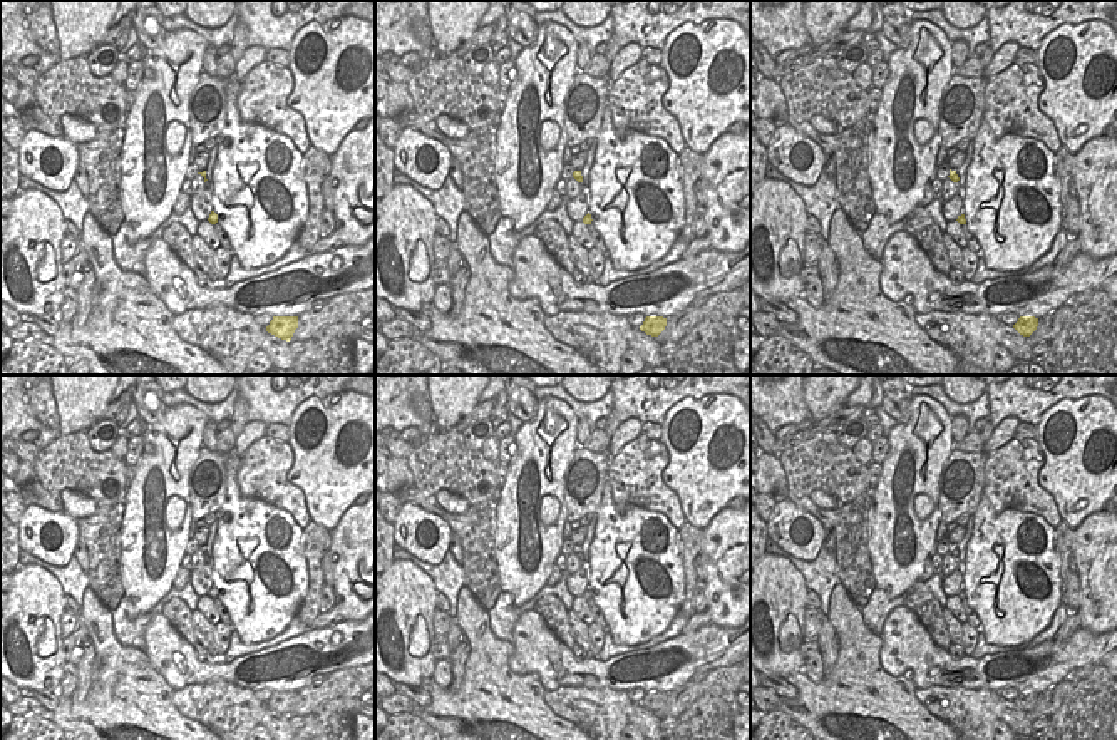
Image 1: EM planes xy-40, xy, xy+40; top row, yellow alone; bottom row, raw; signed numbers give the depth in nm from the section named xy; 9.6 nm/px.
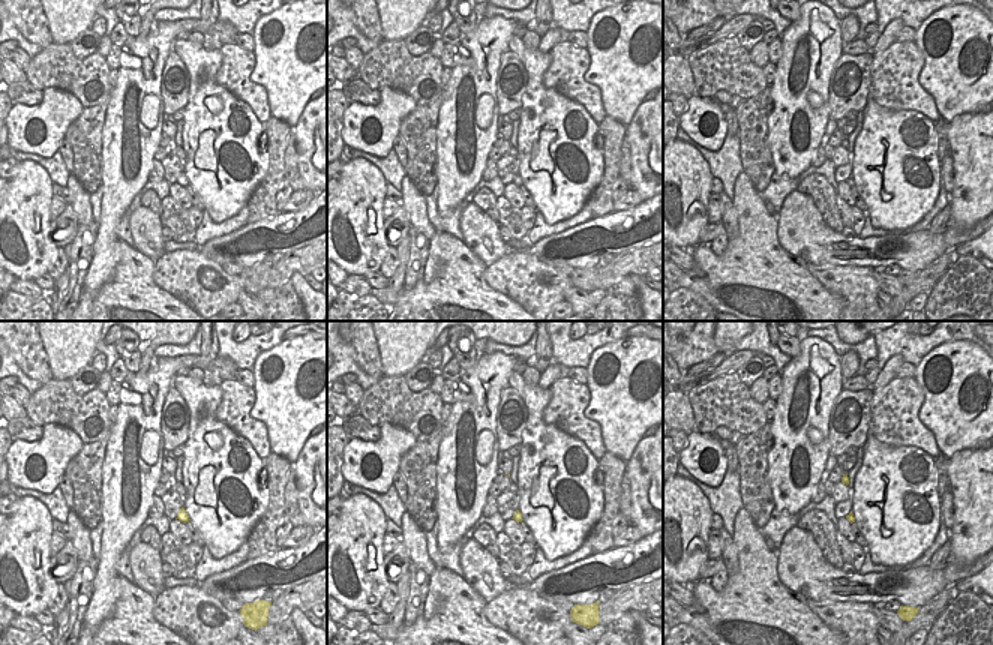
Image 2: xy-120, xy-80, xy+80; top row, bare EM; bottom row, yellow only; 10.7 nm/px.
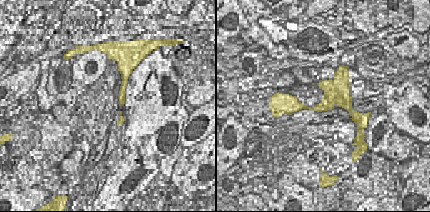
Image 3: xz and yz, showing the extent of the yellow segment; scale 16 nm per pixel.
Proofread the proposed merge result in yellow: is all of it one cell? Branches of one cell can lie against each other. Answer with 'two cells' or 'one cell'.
two cells

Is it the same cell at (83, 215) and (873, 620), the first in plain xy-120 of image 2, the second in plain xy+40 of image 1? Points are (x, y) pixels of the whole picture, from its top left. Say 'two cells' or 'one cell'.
two cells

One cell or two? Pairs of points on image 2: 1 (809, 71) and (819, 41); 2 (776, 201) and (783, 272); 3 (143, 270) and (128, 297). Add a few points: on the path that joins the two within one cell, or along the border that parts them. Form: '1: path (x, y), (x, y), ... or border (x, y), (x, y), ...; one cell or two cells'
1: path (810, 63), (812, 48); one cell
2: border (761, 194), (765, 201); two cells
3: path (137, 276), (132, 281), (131, 291); one cell

